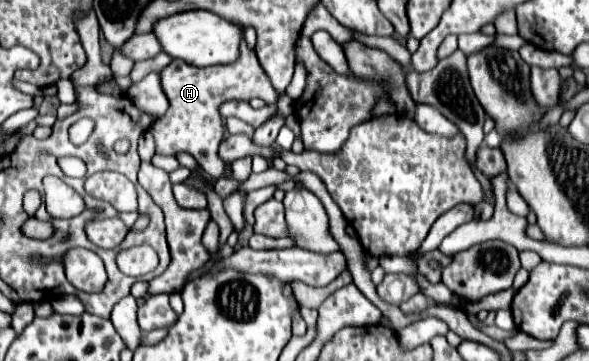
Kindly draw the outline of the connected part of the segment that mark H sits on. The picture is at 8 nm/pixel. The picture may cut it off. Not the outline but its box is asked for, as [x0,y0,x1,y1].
[151,39,279,179]

